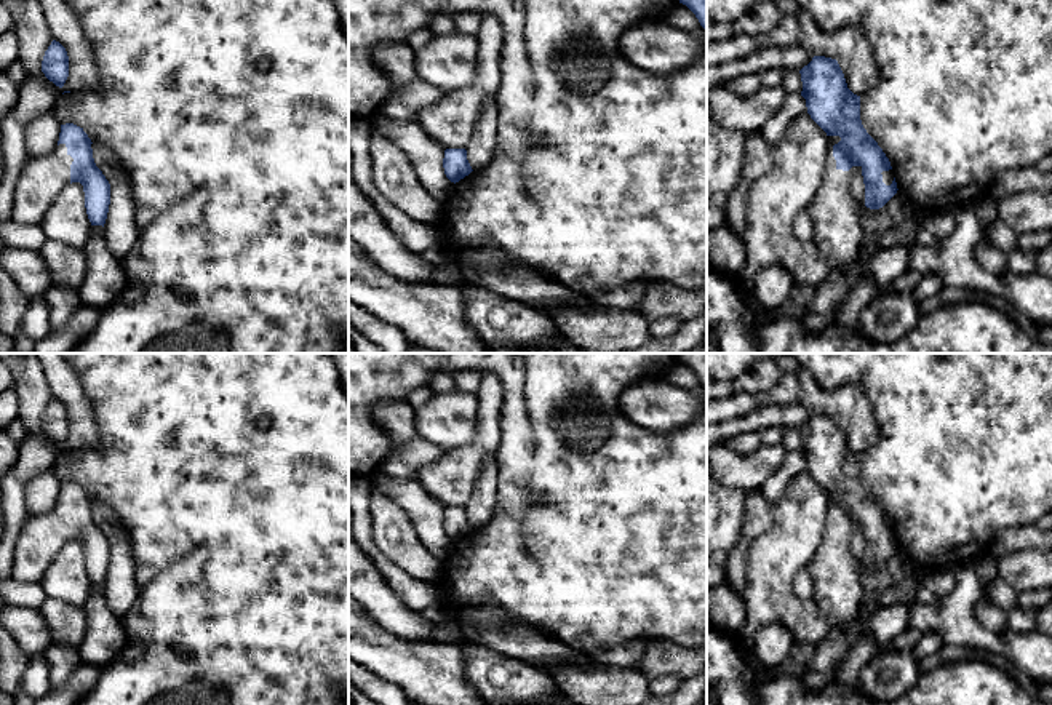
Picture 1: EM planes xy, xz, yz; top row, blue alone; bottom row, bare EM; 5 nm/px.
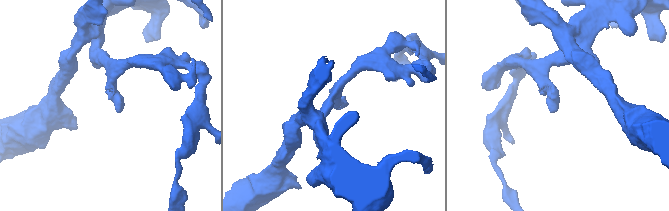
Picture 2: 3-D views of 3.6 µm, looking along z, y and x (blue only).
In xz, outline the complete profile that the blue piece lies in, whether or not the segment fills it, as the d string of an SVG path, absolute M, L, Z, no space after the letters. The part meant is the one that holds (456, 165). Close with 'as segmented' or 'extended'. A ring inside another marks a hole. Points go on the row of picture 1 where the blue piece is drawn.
M483 16L475 34L478 42L478 74L472 86L446 94L420 110L416 121L446 147L443 168L451 182L459 182L473 169L467 160L467 144L484 102L500 85L502 24L496 16Z | extended

